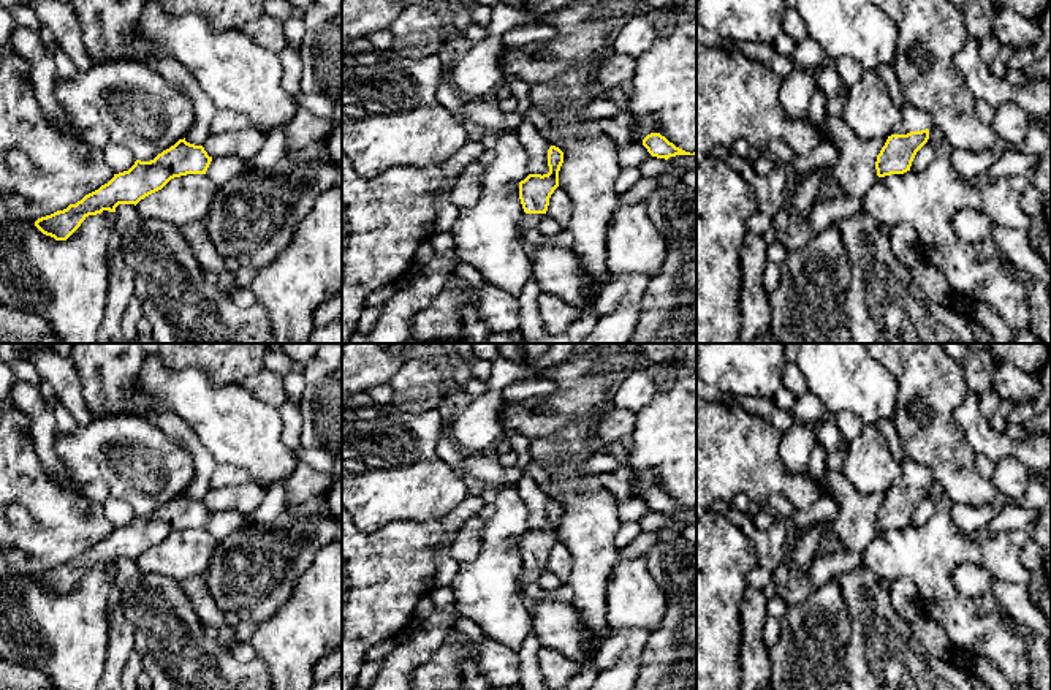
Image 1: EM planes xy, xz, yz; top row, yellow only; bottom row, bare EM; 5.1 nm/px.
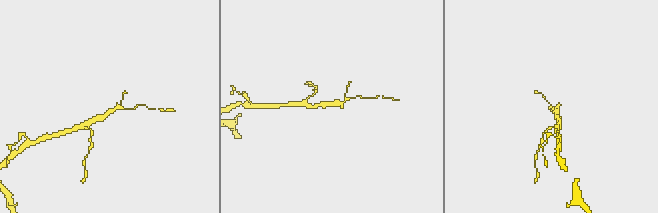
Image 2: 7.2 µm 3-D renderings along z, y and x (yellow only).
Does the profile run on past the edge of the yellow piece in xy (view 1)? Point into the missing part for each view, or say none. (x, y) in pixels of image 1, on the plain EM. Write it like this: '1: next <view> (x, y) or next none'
1: next none

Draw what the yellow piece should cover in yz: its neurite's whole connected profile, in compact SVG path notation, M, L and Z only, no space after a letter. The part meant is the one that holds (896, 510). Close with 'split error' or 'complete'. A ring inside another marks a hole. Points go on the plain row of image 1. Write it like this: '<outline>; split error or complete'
M907 456L902 461L901 478L893 484L877 510L877 530L885 532L910 525L916 506L929 494L932 481L932 470Z; split error

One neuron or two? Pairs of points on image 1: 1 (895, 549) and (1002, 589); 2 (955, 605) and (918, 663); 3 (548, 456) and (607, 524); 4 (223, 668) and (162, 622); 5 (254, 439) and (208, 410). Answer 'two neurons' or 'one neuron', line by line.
1: two neurons
2: two neurons
3: one neuron
4: one neuron
5: one neuron

